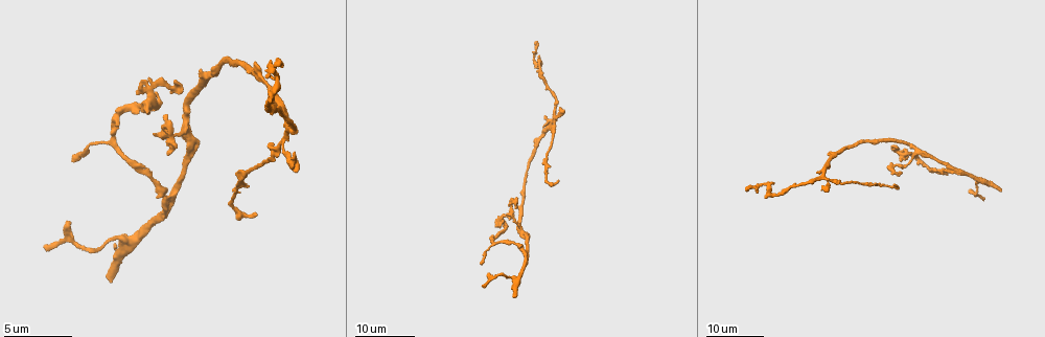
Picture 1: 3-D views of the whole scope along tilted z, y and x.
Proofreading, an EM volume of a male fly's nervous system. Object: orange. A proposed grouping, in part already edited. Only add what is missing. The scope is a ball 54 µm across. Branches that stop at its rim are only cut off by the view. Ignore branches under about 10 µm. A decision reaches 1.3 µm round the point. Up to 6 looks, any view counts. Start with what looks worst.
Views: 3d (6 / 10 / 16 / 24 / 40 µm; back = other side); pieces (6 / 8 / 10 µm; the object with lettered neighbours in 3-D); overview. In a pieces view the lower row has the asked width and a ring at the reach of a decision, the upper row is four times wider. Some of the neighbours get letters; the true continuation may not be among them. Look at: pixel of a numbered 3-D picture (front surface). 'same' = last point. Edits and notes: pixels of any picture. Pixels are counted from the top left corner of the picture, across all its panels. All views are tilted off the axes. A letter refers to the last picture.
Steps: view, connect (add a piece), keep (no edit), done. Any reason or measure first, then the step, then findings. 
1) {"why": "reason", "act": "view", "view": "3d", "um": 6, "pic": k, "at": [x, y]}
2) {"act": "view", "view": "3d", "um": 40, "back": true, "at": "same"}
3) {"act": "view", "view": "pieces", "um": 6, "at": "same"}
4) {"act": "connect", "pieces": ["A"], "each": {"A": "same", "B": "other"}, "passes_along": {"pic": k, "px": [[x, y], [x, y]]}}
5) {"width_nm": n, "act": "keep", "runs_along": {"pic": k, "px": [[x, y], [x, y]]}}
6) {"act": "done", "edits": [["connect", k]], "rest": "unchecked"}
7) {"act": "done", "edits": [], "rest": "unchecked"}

{"act": "view", "view": "3d", "um": 16, "pic": 1, "at": [900, 173]}

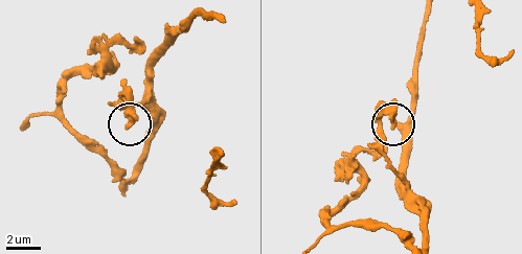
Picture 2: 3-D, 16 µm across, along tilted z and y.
{"act": "view", "view": "pieces", "um": 10, "pic": 2, "at": [391, 126]}

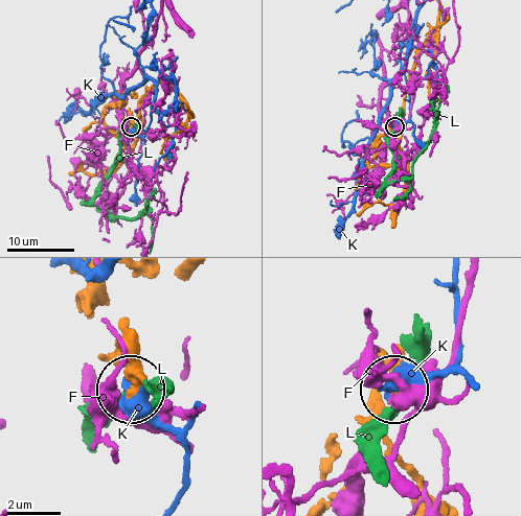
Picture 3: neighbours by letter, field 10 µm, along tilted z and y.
{"act": "keep", "each": {"F": "other", "K": "other", "L": "other"}, "found": "none of them fits"}

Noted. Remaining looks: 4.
{"why": "branch stops here", "act": "view", "view": "3d", "um": 16, "pic": 1, "at": [181, 86]}

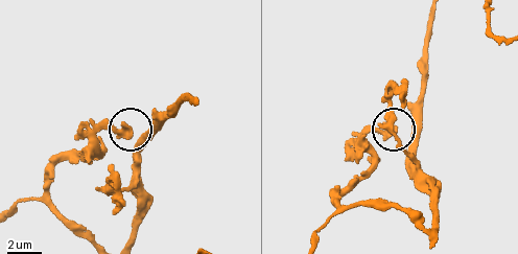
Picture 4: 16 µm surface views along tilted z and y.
{"act": "view", "view": "pieces", "um": 10, "pic": 4, "at": [129, 130]}

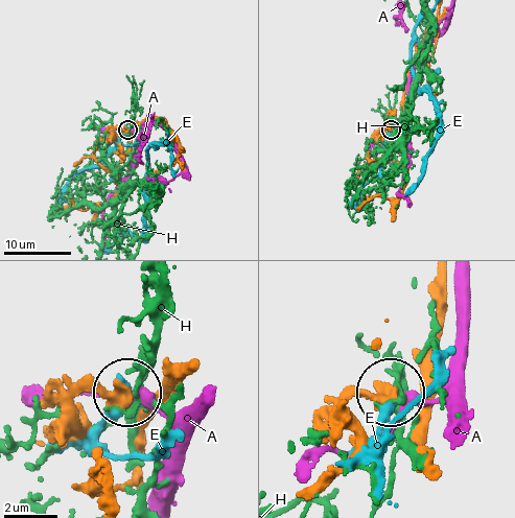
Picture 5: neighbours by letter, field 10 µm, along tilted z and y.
{"act": "keep", "each": {"A": "other", "E": "other", "H": "other"}, "found": "no lettered piece goes on from it"}

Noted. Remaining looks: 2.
{"why": "free end", "act": "view", "view": "3d", "um": 24, "pic": 1, "at": [948, 176]}

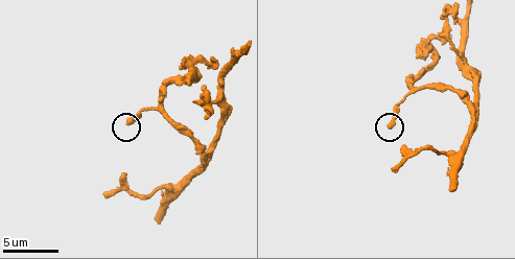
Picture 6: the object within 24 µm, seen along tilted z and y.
{"act": "view", "view": "pieces", "um": 6, "pic": 6, "at": [130, 124]}

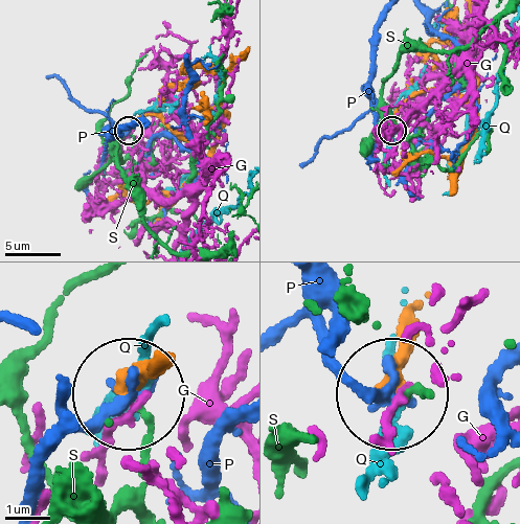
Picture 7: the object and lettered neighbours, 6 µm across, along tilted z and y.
{"act": "keep", "each": {"G": "other", "P": "other", "Q": "other", "S": "other"}, "found": "no lettered piece goes on from it"}

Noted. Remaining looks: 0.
{"act": "done", "edits": [], "rest": "unchecked"}

